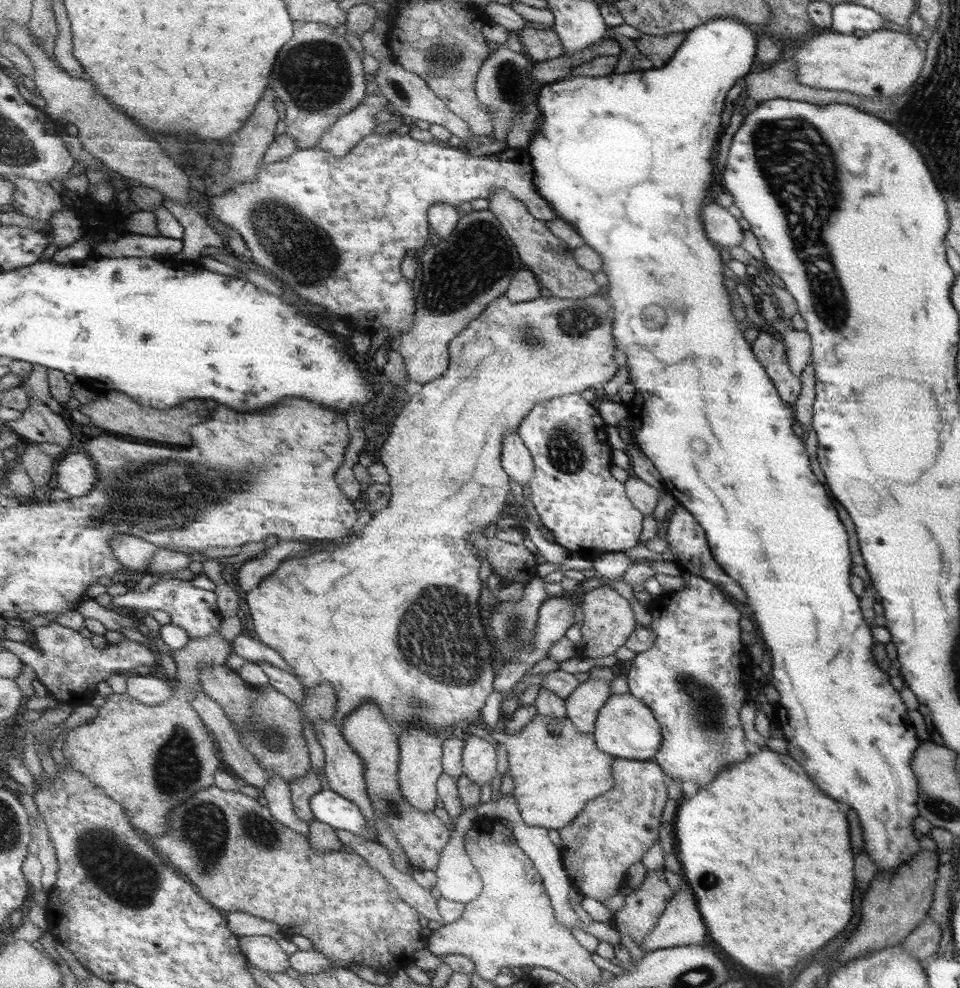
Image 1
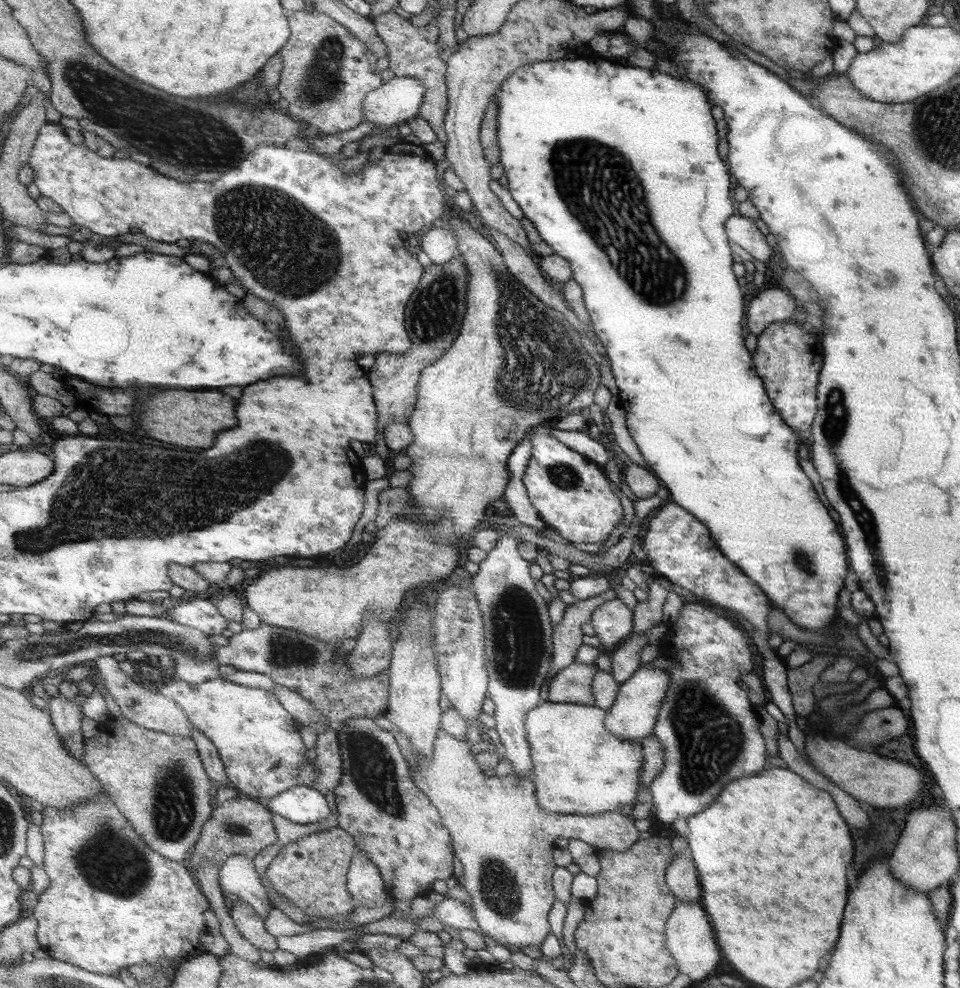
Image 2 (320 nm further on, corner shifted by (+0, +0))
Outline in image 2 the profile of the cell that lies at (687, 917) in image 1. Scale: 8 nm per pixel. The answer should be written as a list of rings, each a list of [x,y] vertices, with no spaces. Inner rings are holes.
[[[686,850],[672,856],[671,864],[665,870],[665,880],[679,904],[699,898],[697,872]]]

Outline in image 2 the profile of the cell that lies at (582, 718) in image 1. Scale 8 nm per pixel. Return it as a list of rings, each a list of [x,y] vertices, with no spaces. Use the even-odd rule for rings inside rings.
[[[645,633],[633,634],[629,640],[623,641],[616,650],[610,655],[612,662],[612,677],[620,685],[625,679],[628,679],[636,668],[642,663],[639,659],[639,652],[647,645]]]

